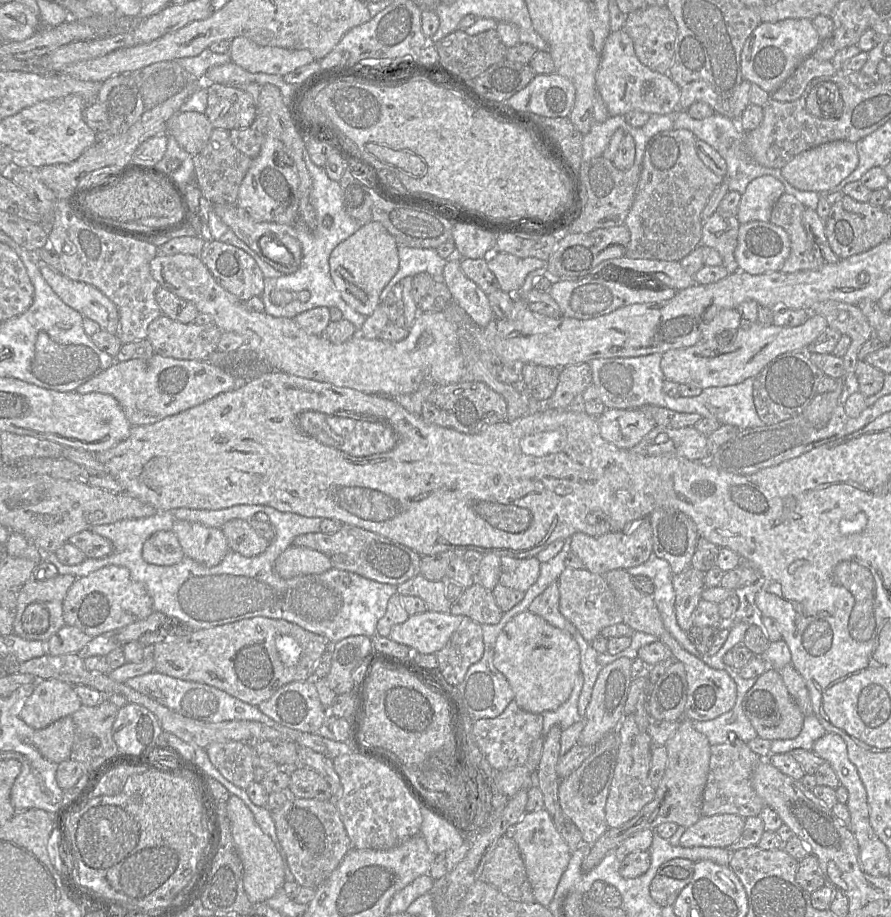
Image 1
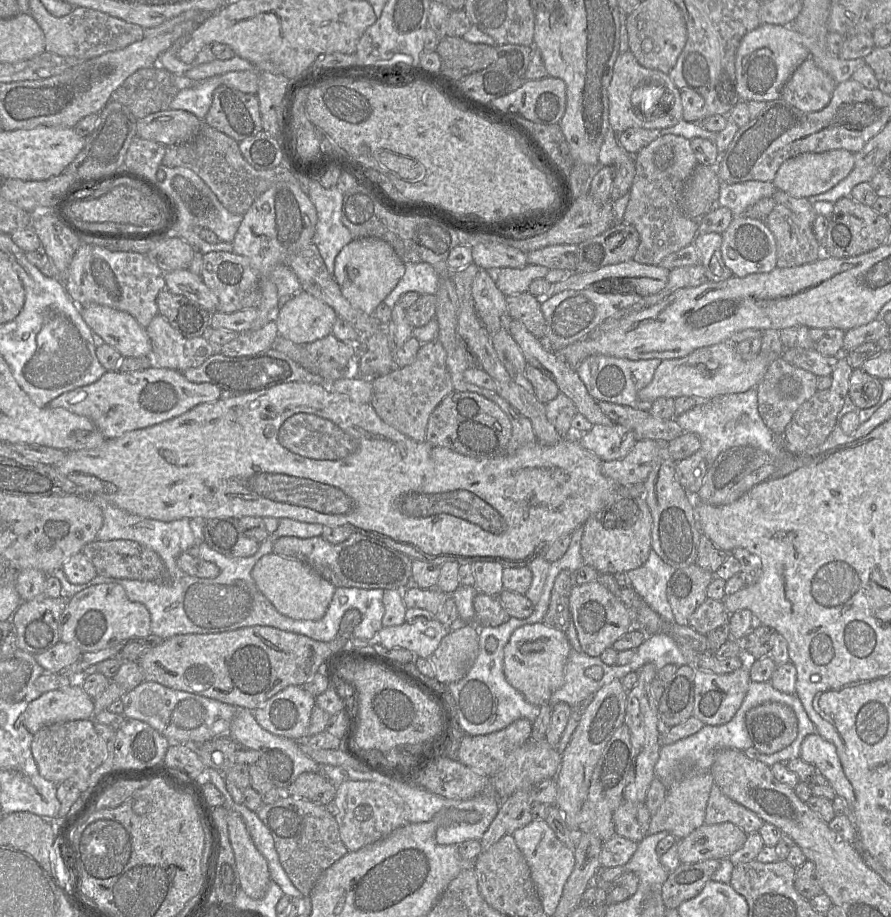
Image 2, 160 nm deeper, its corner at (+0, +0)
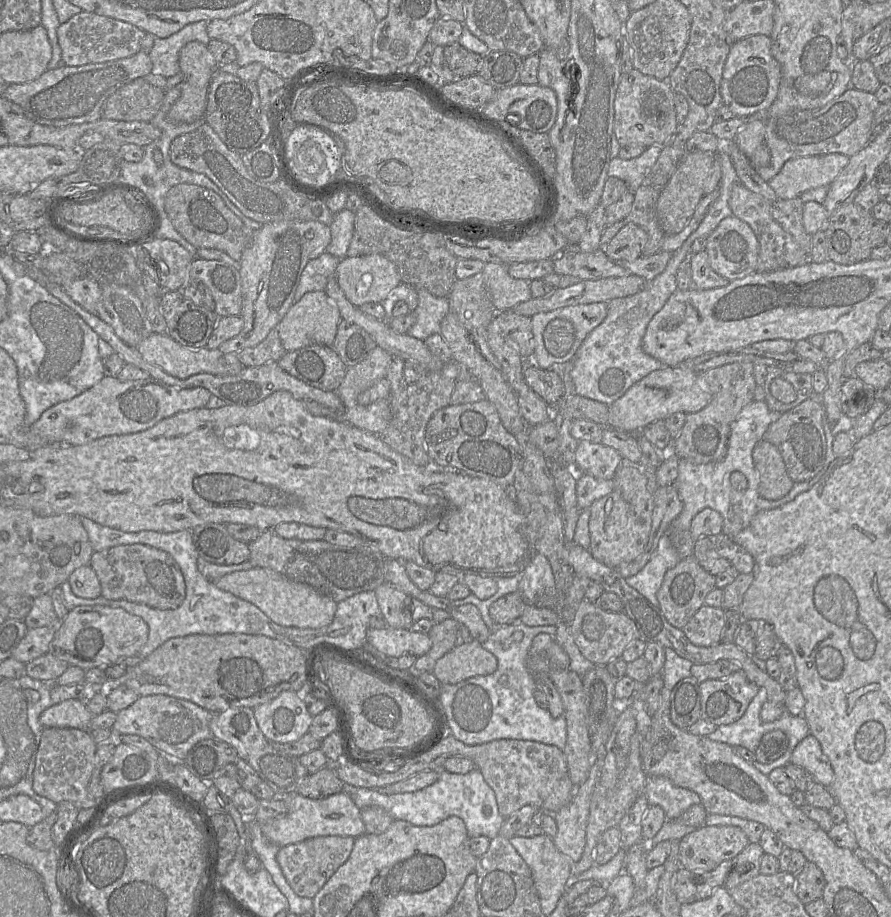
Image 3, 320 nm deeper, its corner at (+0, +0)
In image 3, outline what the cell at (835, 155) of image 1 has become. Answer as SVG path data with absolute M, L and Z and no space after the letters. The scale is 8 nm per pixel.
M839 153L790 159L768 184L778 199L794 199L808 190L829 186L849 159Z

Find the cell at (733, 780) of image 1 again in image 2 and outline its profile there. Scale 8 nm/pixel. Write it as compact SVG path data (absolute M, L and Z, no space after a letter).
M713 784L707 802L704 823L706 825L731 822L746 834L758 832L764 821L753 811L731 800Z

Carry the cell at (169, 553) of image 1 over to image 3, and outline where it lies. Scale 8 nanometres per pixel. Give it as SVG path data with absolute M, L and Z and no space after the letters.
M252 567L249 570L228 573L212 581L219 589L258 607L273 622L286 627L321 628L329 625L337 603L313 587L290 580L269 568Z

